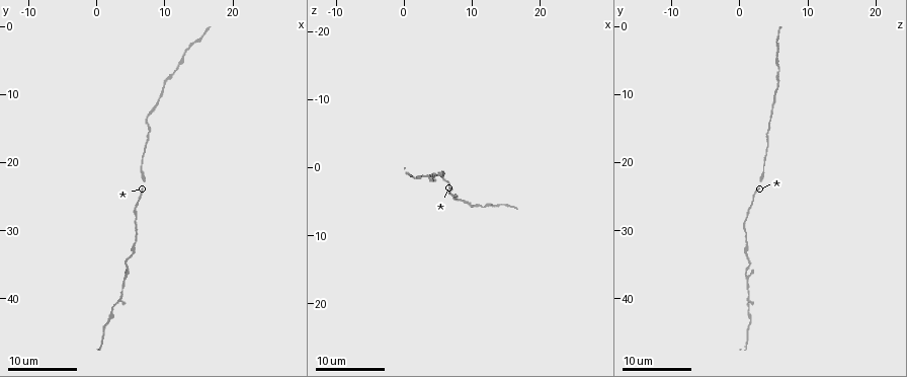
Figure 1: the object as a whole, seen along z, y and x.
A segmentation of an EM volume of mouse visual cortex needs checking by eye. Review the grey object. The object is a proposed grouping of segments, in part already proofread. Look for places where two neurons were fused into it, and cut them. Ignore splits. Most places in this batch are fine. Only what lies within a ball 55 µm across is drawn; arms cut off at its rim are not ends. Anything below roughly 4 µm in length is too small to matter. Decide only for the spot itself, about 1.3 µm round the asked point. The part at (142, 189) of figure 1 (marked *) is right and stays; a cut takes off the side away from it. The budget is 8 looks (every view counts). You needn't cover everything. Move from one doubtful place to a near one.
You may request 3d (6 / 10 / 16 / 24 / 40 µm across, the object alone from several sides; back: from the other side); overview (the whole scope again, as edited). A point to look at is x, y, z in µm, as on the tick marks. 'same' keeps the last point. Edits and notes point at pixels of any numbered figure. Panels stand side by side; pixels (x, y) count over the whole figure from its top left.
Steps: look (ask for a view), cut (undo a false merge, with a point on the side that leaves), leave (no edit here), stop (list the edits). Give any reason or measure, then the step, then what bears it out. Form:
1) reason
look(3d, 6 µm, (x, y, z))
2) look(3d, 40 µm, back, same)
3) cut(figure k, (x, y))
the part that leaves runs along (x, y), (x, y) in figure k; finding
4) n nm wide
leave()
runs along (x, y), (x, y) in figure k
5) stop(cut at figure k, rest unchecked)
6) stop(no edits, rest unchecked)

calibre changes
look(3d, 10 µm, (5.0, 34.0, 1.0))

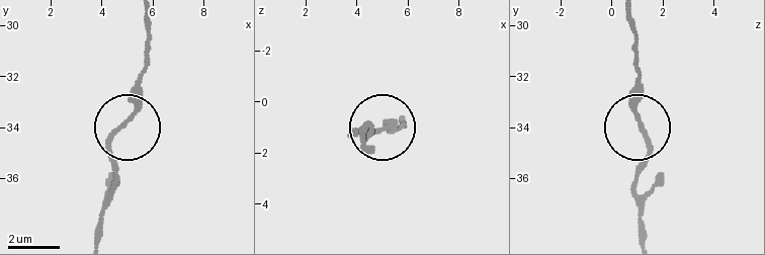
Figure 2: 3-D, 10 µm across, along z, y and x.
160 nm wide
leave()
continuous, no second neuron

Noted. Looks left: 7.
narrows sharply
look(3d, 16 µm, (7.5, 13.5, 4.5))

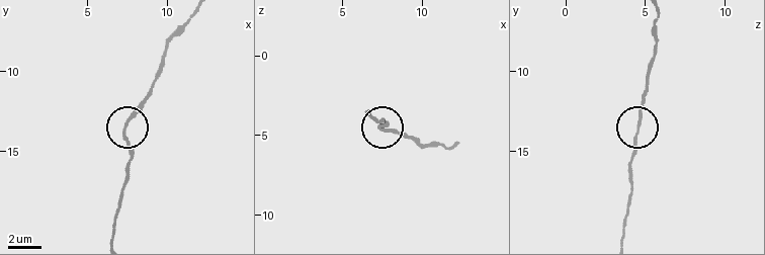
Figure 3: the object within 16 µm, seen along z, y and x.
leave()
runs along (113, 236), (130, 159), (125, 126), (149, 95) in figure 3; all the same neuron

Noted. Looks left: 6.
thick turns thin
look(3d, 16 µm, (6.5, 21.0, 3.5))

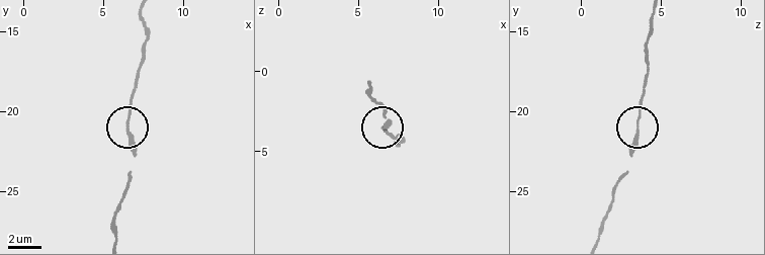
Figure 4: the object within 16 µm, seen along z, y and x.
leave()
runs along (628, 172), (645, 81) in figure 4; continuous, no second neuron

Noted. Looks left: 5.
look(3d, 6 µm, (11.5, 7.0, 6.0))

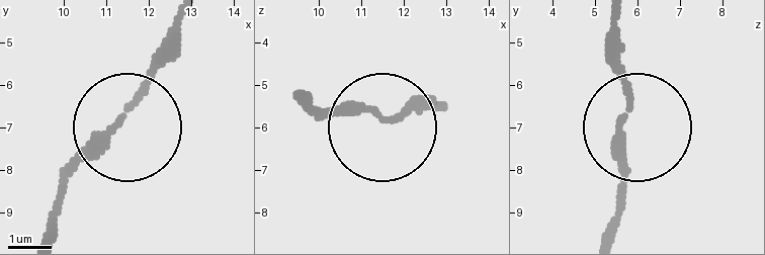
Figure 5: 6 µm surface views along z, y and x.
110 nm wide
leave()
runs along (45, 238), (59, 194), (179, 34) in figure 5; all the same neuron

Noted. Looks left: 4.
stop(no edits, rest unchecked)

